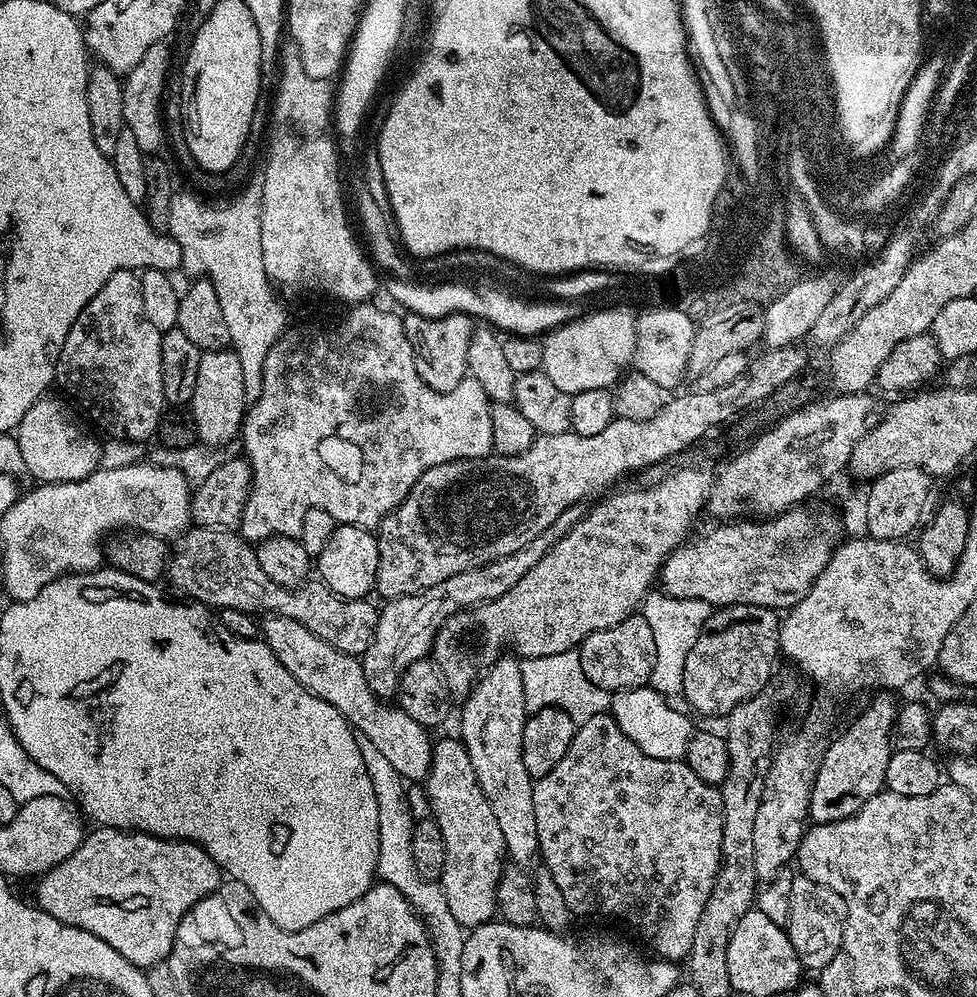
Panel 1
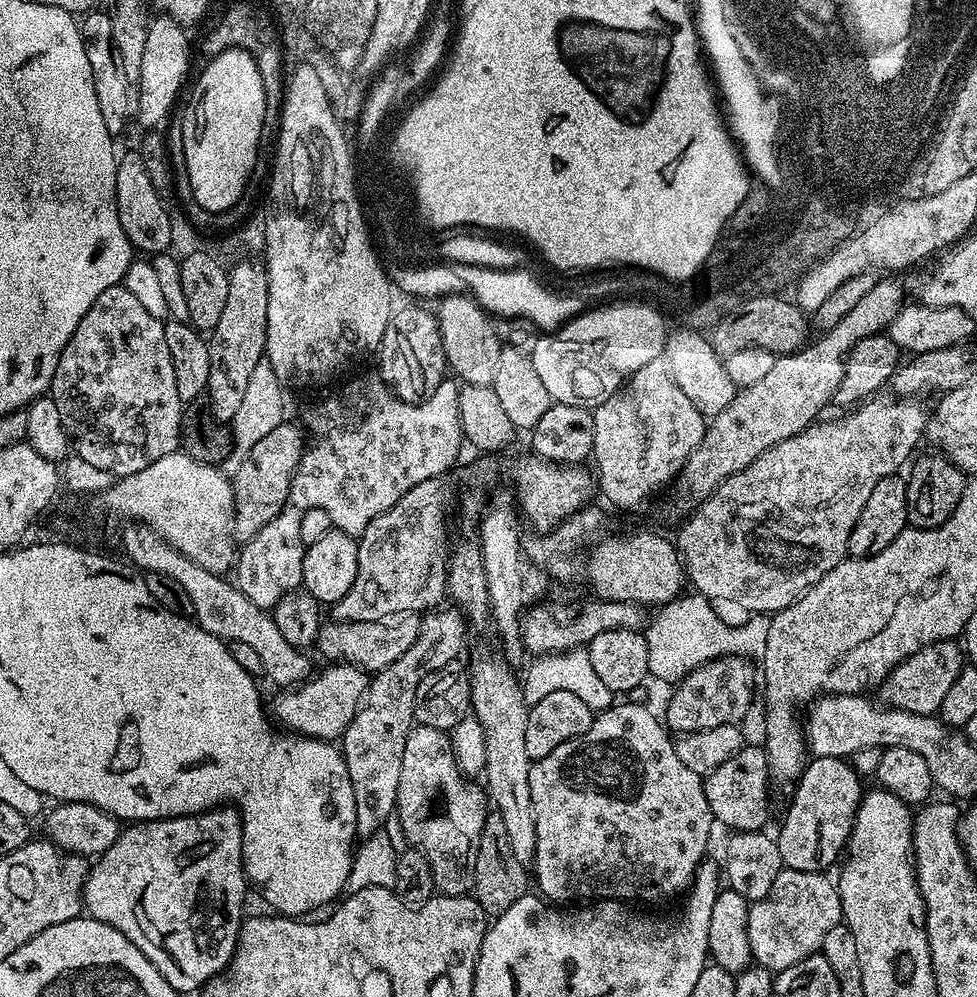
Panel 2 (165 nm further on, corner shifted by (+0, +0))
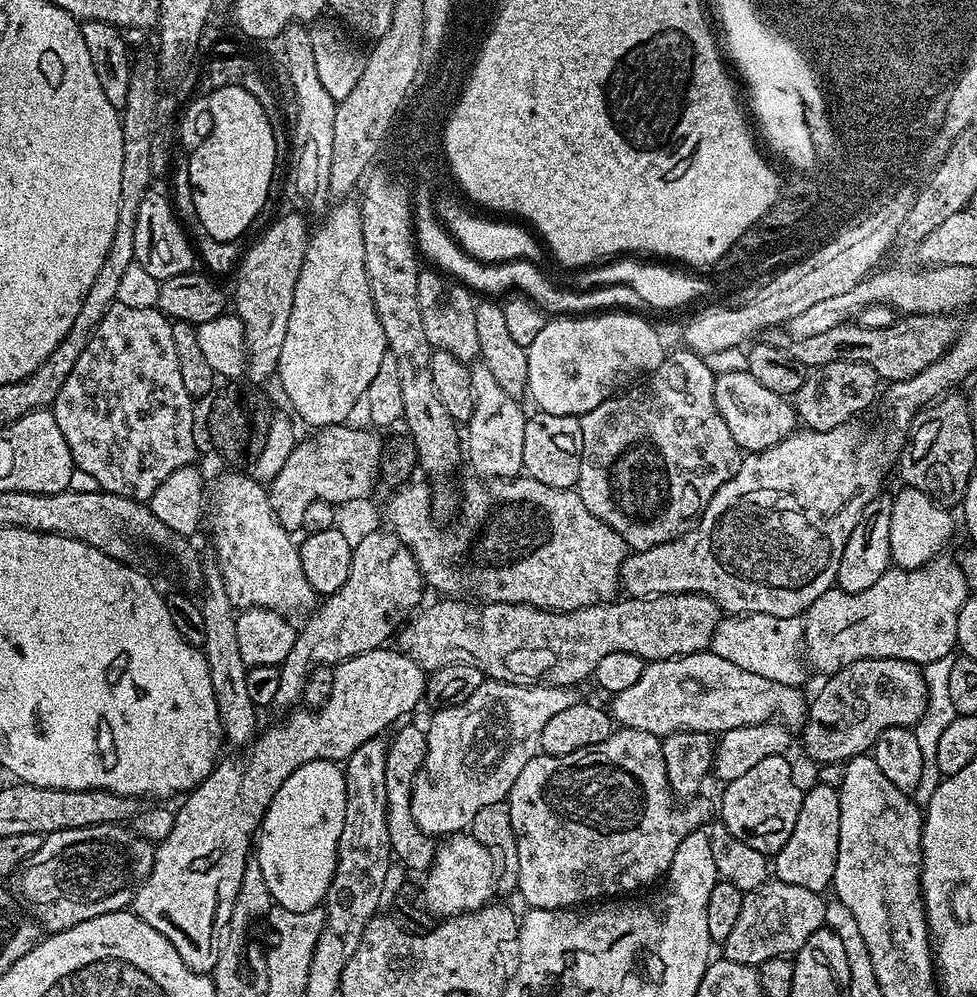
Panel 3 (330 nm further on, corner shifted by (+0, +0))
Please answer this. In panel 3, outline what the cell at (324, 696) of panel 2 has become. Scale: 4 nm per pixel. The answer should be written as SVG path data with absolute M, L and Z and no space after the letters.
M381 646L366 654L358 654L335 665L333 690L329 700L315 710L296 710L281 724L269 732L261 731L247 749L248 761L244 765L224 764L212 769L207 780L193 788L188 800L175 809L173 829L166 838L155 845L156 857L150 874L139 885L134 897L134 911L157 932L162 940L168 940L171 948L178 950L182 962L192 972L211 973L218 962L218 954L228 936L228 924L232 920L234 902L242 886L242 876L254 852L254 837L264 823L264 815L274 797L280 795L280 787L306 762L311 760L347 761L367 740L375 740L383 728L388 728L399 716L412 712L416 703L426 696L426 673L404 652L392 646Z

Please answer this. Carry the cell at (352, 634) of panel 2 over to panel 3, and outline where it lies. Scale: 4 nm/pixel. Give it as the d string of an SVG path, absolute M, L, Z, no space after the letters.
M683 592L677 596L654 596L647 600L637 600L635 598L624 598L619 602L609 602L607 604L592 604L589 608L579 608L573 612L553 612L547 608L535 608L529 604L494 604L485 603L484 608L476 609L474 605L468 604L464 598L440 598L437 604L432 604L428 609L425 607L419 614L411 617L412 625L401 631L399 651L404 652L414 662L418 662L418 666L424 669L425 673L431 674L442 670L446 666L454 666L455 664L473 664L479 672L483 672L485 677L493 680L504 680L507 684L539 684L541 682L551 681L551 676L556 676L555 683L560 686L576 686L579 680L584 680L595 673L598 662L602 662L602 658L606 658L606 654L614 654L615 652L625 652L626 654L634 654L641 656L646 662L671 662L679 656L690 655L692 652L705 651L711 645L715 638L716 630L722 623L722 610L708 596L699 596L696 592Z

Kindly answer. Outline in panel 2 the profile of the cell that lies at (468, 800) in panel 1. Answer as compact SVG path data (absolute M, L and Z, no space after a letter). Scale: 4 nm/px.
M416 724L412 727L406 738L406 750L402 750L402 774L398 777L394 816L395 819L400 819L400 828L408 839L407 843L420 849L430 862L430 874L434 874L437 893L445 896L466 896L472 892L474 862L478 858L478 838L482 834L482 826L489 811L483 787L461 772L449 733L434 726Z

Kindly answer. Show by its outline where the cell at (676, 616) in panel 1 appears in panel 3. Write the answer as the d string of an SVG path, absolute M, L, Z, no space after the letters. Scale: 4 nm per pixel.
M746 614L735 620L734 630L728 622L721 623L717 628L710 645L711 651L742 669L791 688L798 688L805 682L808 676L807 647L804 621L800 616L778 618L777 615Z

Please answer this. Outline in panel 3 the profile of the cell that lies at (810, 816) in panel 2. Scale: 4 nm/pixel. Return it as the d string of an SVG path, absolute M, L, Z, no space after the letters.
M819 782L813 783L812 789L804 792L804 801L798 810L798 822L790 834L782 850L774 856L775 879L786 882L790 886L806 886L806 890L823 893L834 878L834 870L838 862L838 830L840 829L840 794L837 789Z

